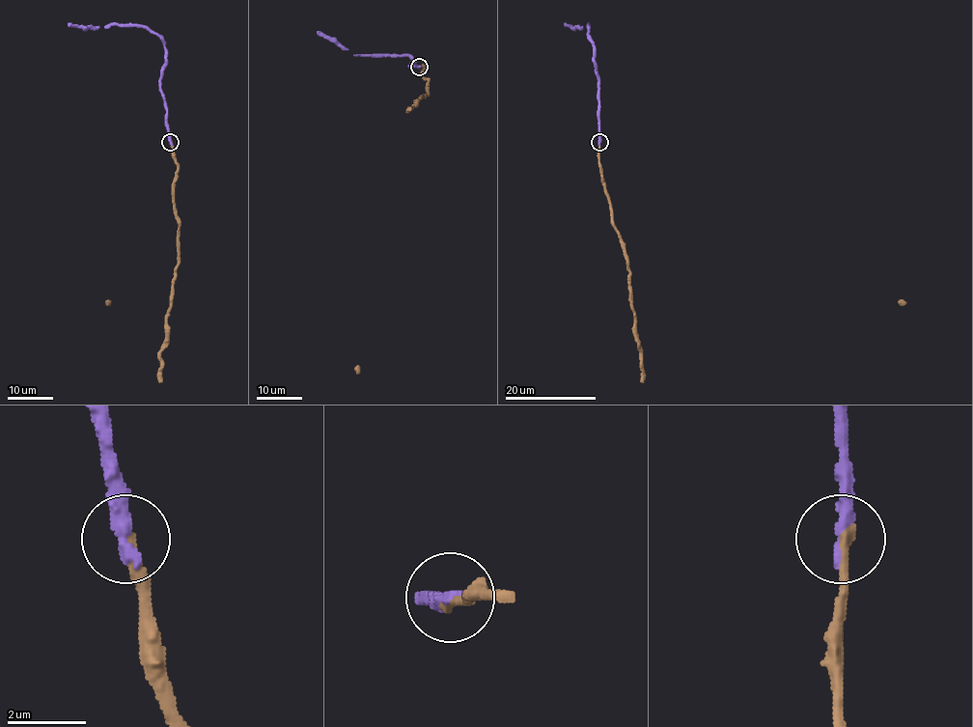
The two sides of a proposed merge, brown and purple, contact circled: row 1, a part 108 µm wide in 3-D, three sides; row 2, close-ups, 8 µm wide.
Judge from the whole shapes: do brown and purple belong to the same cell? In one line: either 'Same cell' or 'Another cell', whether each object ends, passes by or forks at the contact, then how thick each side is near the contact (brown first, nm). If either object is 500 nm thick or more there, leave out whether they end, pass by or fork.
Same cell. At the ring brown ends. At the ring purple ends. Thickness 360 nm (brown) against 400 nm

